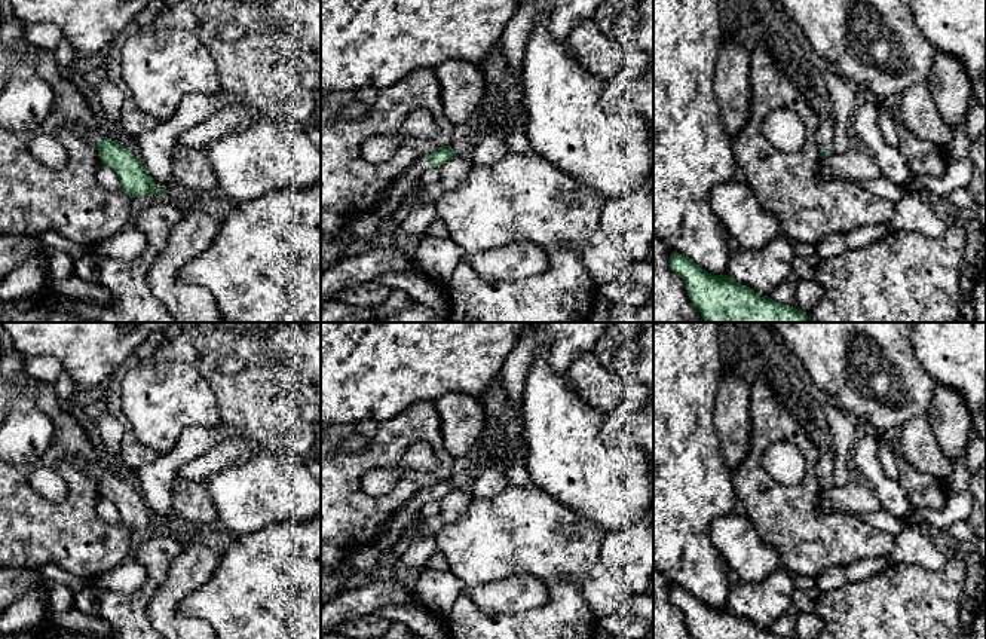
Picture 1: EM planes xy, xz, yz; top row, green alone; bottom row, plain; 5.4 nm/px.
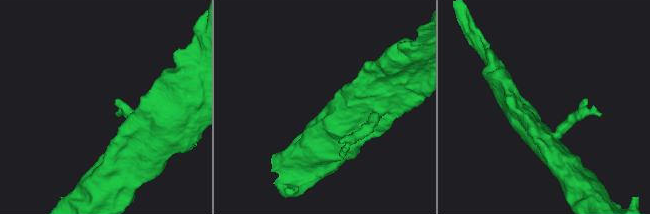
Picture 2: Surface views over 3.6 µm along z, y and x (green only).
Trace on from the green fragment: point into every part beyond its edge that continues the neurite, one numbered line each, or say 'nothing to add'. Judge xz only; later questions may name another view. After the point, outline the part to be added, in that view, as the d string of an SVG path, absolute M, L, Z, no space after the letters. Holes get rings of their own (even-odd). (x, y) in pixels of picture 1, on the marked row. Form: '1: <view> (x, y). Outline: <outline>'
1: xz (392, 198). Outline: M429 155L417 158L411 165L399 172L371 213L380 218L389 218L389 215L399 208L404 196L420 180L420 175L429 168L432 168Z

